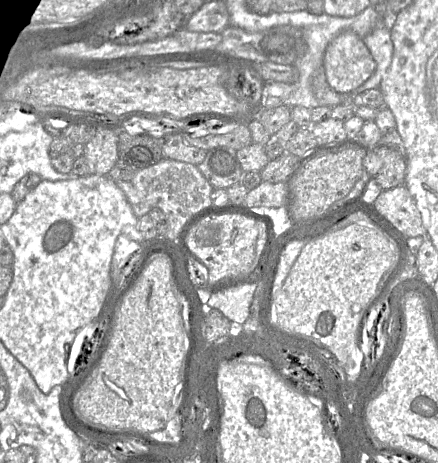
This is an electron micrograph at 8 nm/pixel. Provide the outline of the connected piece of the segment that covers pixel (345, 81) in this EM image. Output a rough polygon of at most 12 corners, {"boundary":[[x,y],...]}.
{"boundary":[[346,31],[327,45],[331,88],[353,94],[376,62],[362,38]]}

